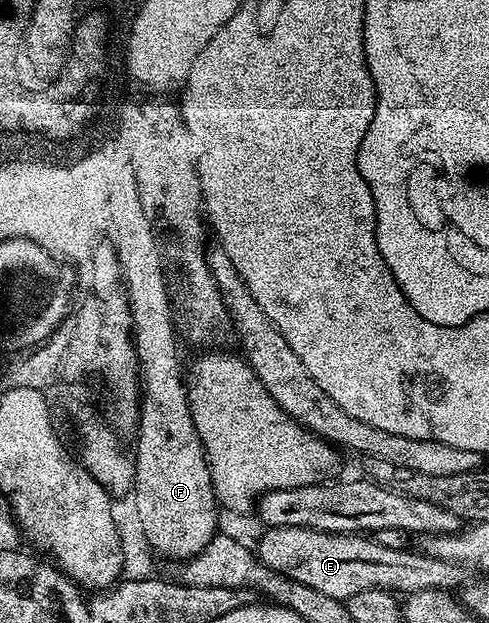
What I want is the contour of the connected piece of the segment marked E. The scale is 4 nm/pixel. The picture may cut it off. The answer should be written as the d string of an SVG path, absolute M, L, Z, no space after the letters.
M288 525L287 527L269 527L264 530L265 534L262 535L261 538L258 539L257 545L255 544L255 552L257 554L257 559L260 564L267 566L271 571L275 571L279 575L283 575L284 577L288 577L290 581L298 581L299 583L303 583L307 587L311 587L315 591L319 591L323 595L331 595L332 598L335 598L337 601L346 602L350 598L354 597L361 591L371 590L371 589L388 589L393 593L400 593L401 591L403 595L408 595L411 593L415 593L420 591L421 589L428 588L440 588L442 590L450 590L454 588L453 584L453 573L449 573L451 568L453 567L450 564L444 564L444 562L435 560L428 555L424 555L422 553L413 553L411 549L395 549L395 548L387 548L383 547L379 544L375 539L369 538L365 535L360 534L343 534L343 533L321 533L317 529L300 529L299 527L291 527Z

